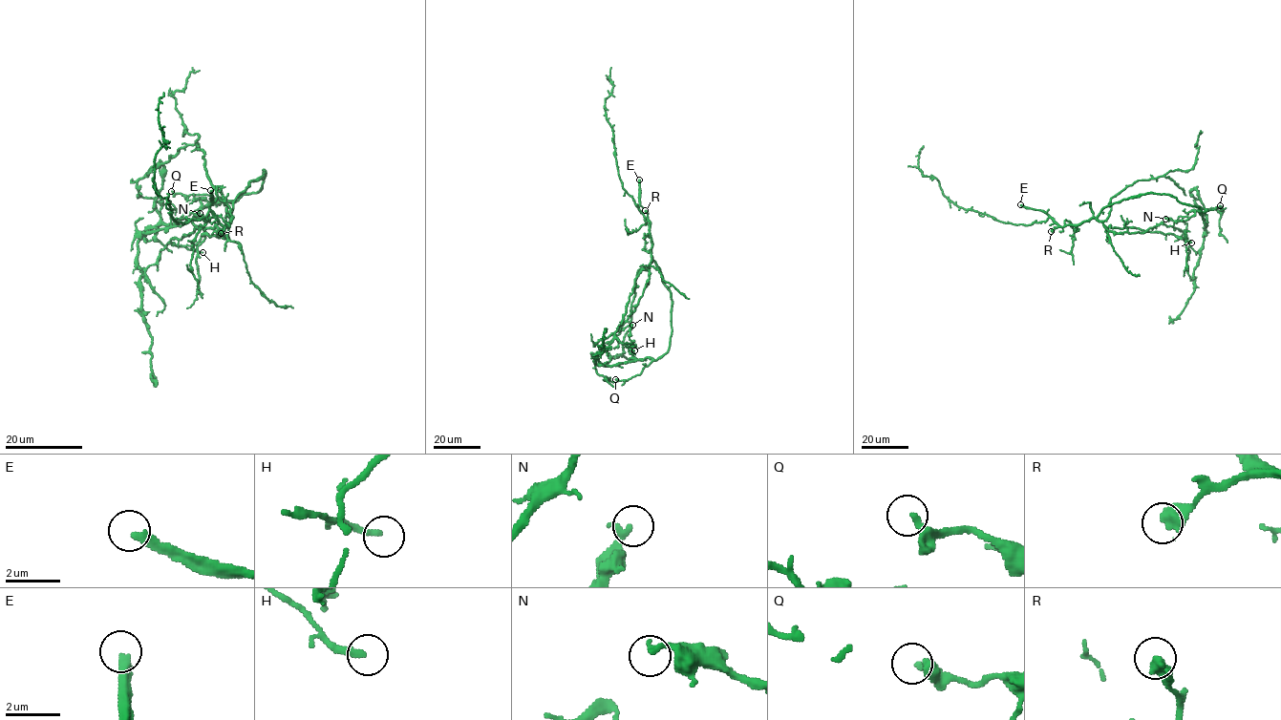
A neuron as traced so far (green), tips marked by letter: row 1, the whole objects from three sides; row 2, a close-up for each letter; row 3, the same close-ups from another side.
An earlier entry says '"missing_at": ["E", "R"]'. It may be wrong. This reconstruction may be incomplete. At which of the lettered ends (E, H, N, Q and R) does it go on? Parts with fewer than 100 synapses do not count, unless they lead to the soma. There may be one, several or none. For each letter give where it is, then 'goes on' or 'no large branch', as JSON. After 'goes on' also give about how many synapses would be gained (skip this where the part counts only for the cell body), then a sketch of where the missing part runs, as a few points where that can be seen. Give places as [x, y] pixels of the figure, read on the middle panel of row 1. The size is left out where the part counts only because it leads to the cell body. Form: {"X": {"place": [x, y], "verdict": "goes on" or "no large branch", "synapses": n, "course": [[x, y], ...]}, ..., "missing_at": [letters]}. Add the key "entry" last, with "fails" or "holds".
{"E": {"place": [639, 180], "verdict": "goes on", "synapses": 150, "course": [[639, 180], [635, 122], [628, 106], [643, 91], [650, 75], [672, 55], [682, 56]]}, "H": {"place": [634, 350], "verdict": "no large branch"}, "N": {"place": [632, 325], "verdict": "no large branch"}, "Q": {"place": [615, 379], "verdict": "no large branch"}, "R": {"place": [645, 210], "verdict": "goes on", "course": [[645, 210], [695, 85], [682, 65], [654, 50], [586, 30]]}, "missing_at": ["E", "R"], "entry": "holds"}

